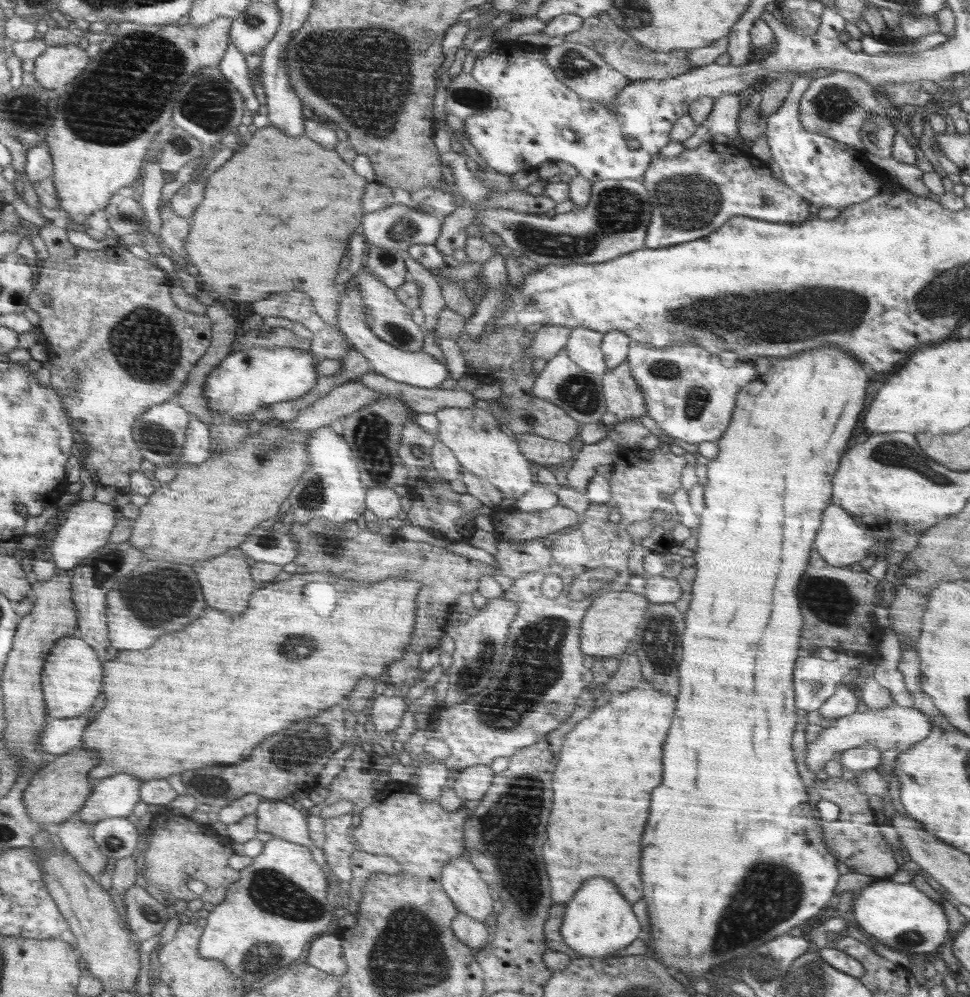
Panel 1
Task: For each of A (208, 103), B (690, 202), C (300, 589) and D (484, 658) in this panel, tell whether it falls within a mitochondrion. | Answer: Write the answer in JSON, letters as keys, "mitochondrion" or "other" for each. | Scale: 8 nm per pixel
{"A":"mitochondrion","B":"mitochondrion","C":"other","D":"mitochondrion"}

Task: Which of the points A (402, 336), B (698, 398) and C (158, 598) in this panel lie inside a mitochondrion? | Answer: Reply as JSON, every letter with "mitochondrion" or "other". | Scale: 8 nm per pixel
{"A":"mitochondrion","B":"mitochondrion","C":"mitochondrion"}

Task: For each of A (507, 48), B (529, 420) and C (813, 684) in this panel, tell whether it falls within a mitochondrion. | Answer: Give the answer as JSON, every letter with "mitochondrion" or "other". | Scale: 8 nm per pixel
{"A":"other","B":"mitochondrion","C":"mitochondrion"}

